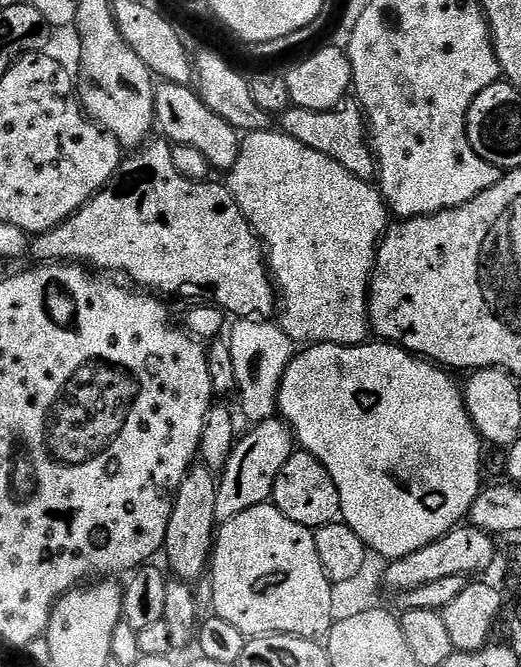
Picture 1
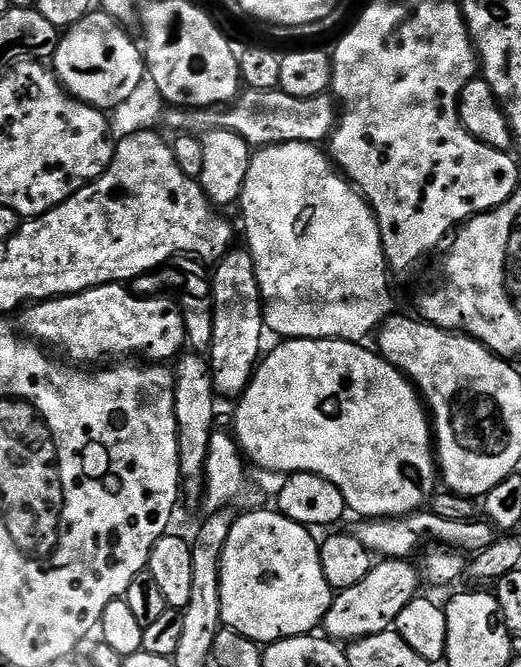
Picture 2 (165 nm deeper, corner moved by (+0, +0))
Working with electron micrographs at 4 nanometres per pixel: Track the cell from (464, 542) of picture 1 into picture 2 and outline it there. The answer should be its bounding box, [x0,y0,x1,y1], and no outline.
[323,559,420,642]

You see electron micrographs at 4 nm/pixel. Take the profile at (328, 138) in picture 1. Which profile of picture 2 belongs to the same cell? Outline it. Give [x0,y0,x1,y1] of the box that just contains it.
[162,90,338,148]

